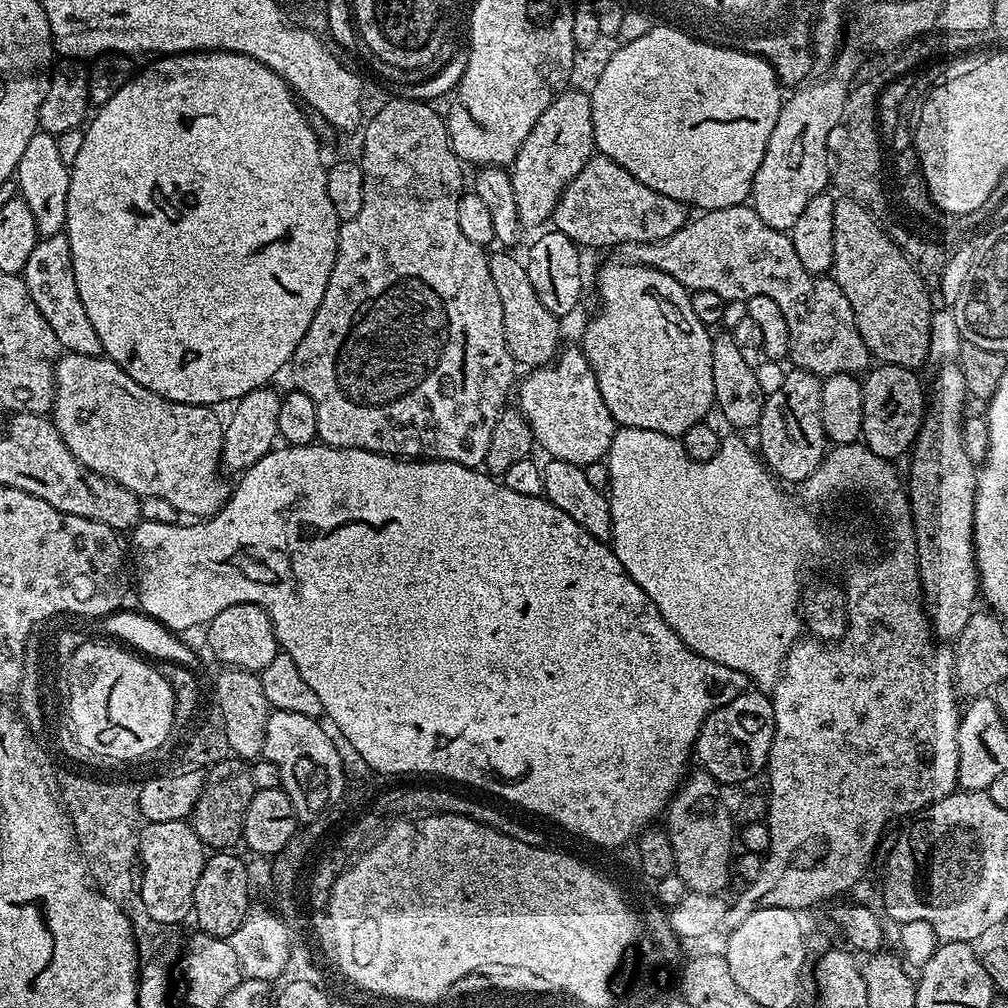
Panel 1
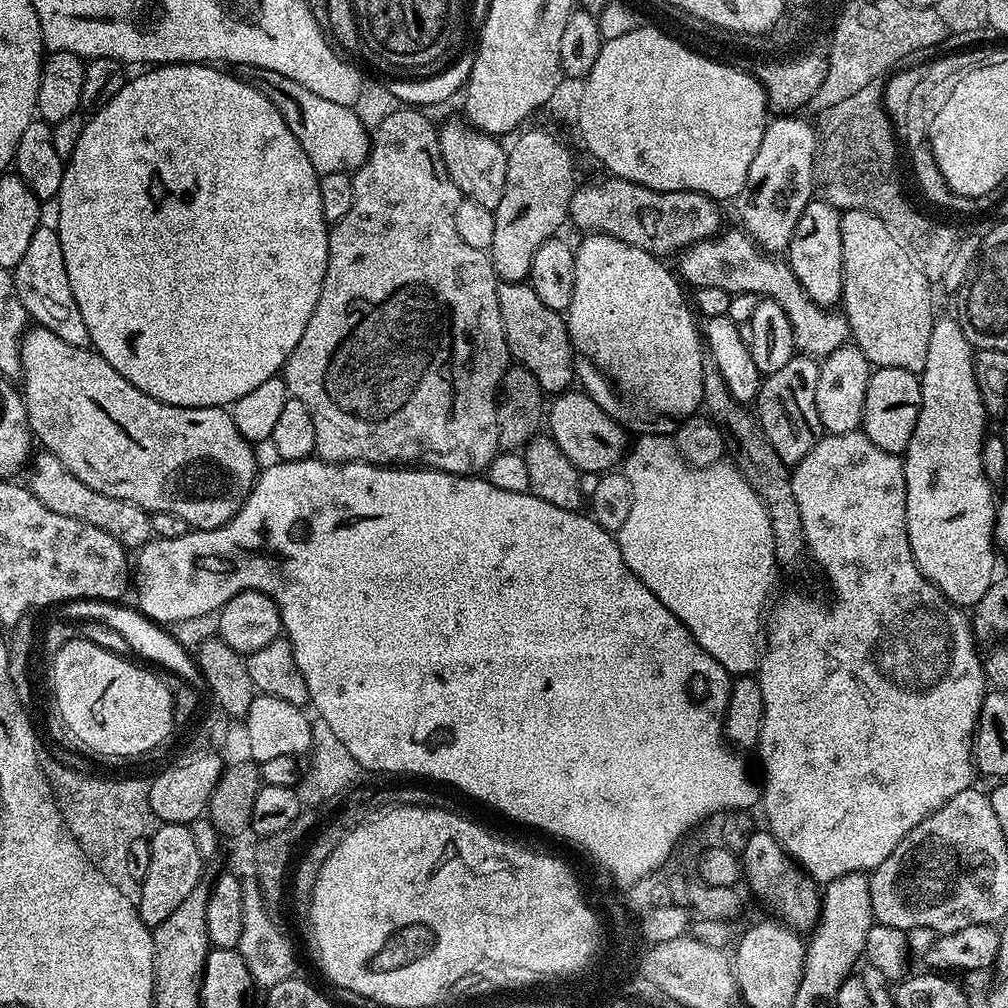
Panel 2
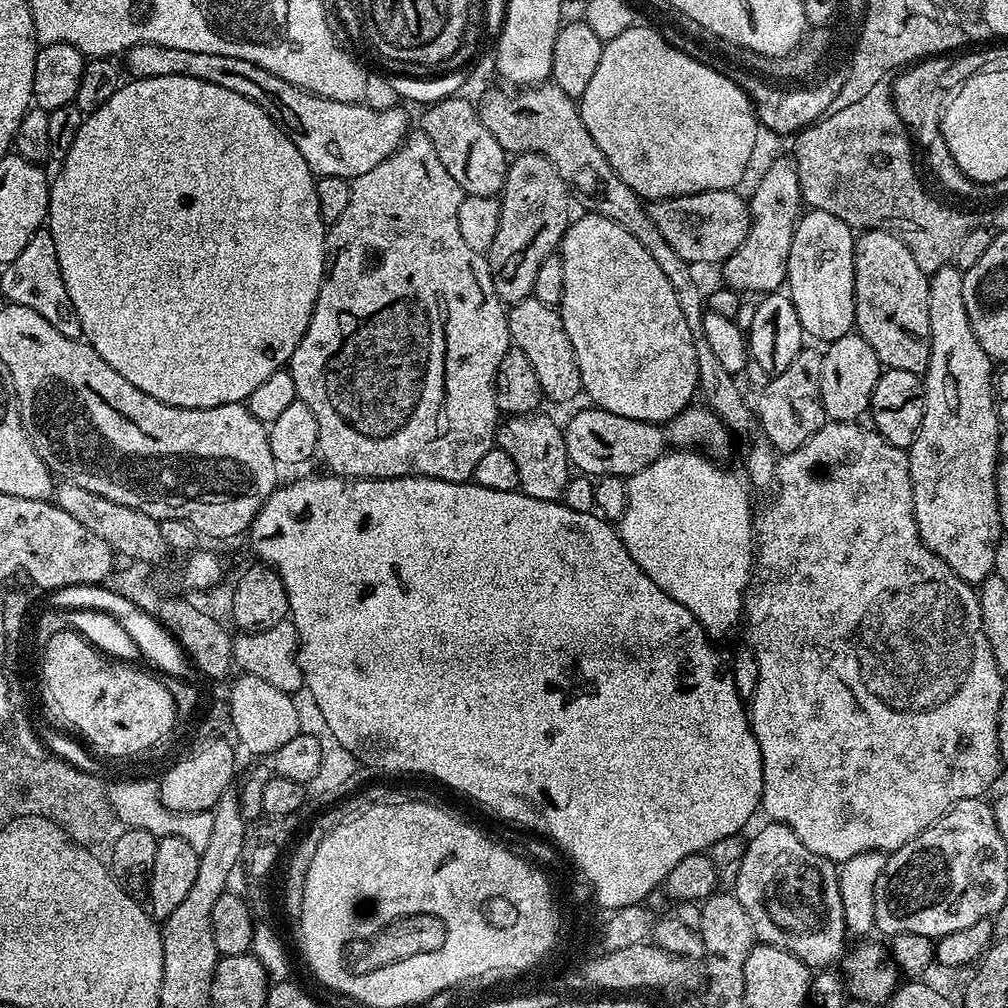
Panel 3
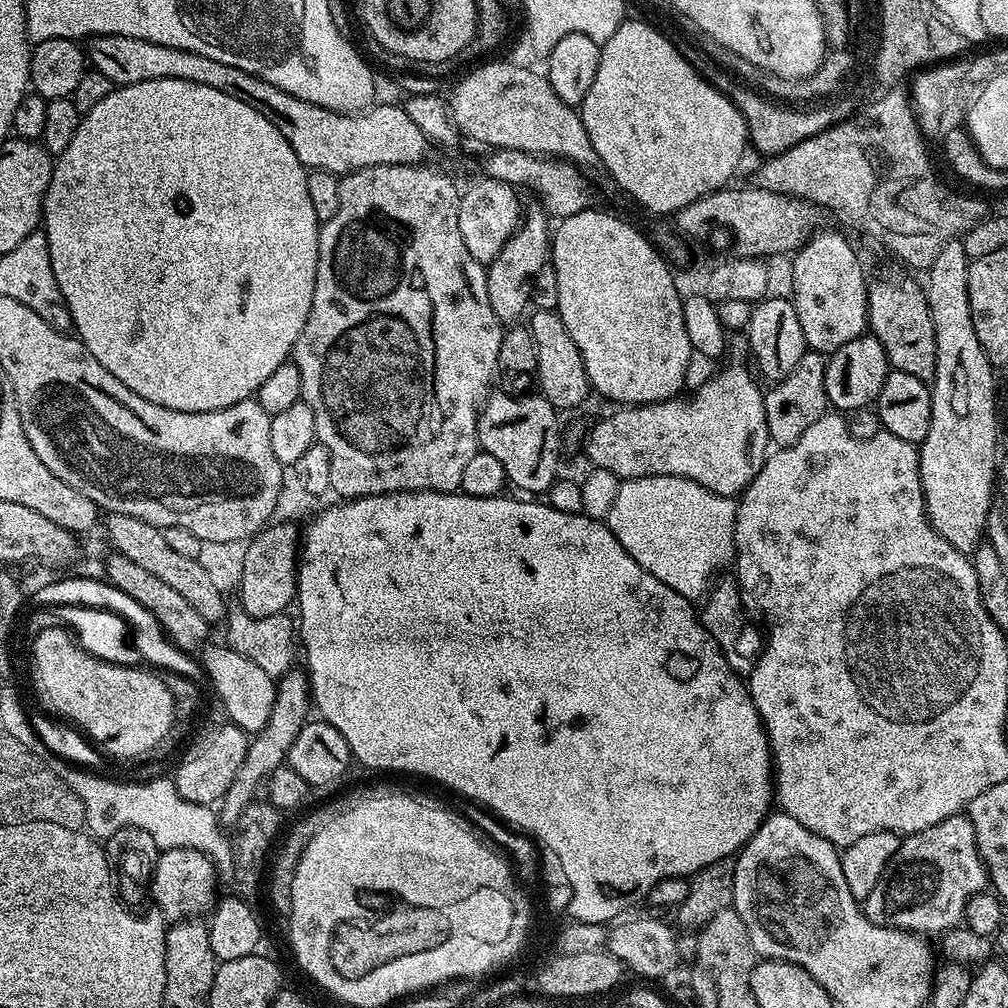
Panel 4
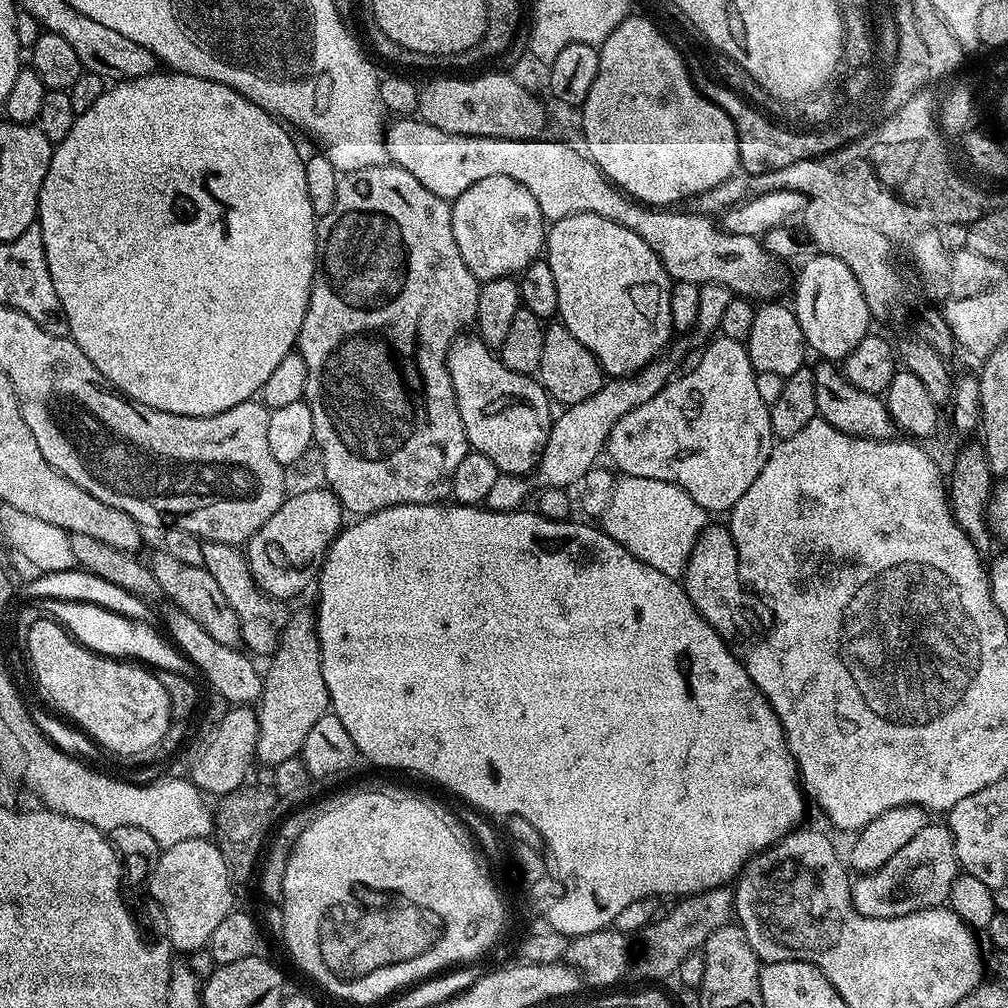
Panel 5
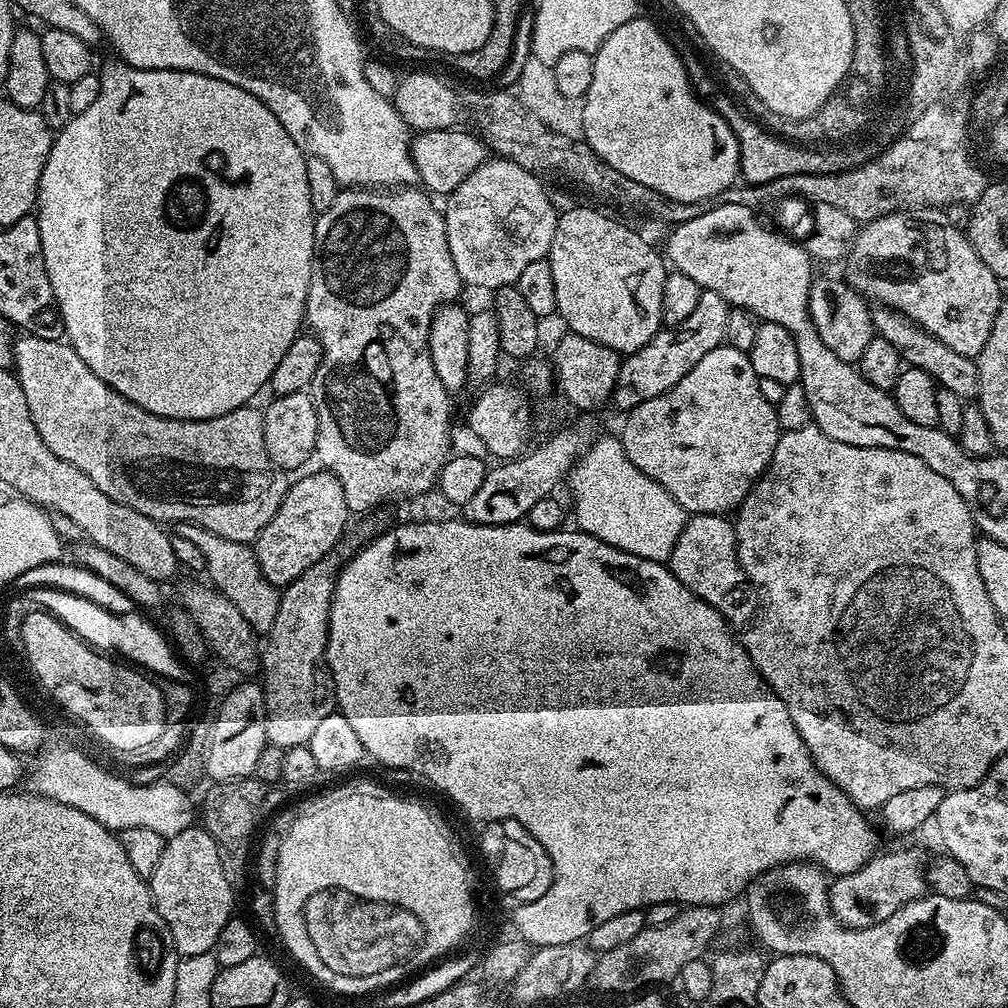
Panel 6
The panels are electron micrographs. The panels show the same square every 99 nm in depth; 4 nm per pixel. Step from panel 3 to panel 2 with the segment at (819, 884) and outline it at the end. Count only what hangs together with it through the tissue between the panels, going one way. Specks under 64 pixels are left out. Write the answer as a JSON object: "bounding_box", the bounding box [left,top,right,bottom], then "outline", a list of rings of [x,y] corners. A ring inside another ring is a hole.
{"bounding_box":[742,830,821,930],"outline":[[[756,830],[742,853],[743,879],[760,900],[772,907],[771,915],[797,930],[811,930],[820,919],[821,889],[767,830]]]}

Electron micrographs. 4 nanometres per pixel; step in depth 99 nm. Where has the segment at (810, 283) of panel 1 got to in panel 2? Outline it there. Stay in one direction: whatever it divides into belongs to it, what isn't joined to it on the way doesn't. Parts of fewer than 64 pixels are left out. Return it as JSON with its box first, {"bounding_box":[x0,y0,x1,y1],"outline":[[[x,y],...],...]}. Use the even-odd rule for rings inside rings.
{"bounding_box":[679,227,849,358],"outline":[[[739,227],[721,231],[708,240],[691,244],[679,253],[679,275],[693,289],[702,286],[722,286],[722,290],[733,294],[753,292],[753,297],[767,298],[778,302],[782,310],[786,310],[786,318],[790,318],[790,326],[794,330],[794,342],[803,355],[823,358],[849,343],[848,319],[843,311],[823,308],[802,290],[802,282],[794,278],[794,270],[787,262],[776,254],[769,254]]]}

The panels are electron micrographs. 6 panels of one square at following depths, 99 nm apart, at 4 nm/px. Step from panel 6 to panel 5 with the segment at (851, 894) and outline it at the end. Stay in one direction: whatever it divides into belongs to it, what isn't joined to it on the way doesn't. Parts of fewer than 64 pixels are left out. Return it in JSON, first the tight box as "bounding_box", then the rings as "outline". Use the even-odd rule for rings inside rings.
{"bounding_box":[851,822,958,918],"outline":[[[930,822],[922,830],[918,830],[918,834],[914,834],[914,838],[910,838],[910,842],[906,842],[906,846],[902,846],[902,850],[898,850],[898,854],[894,854],[894,858],[886,862],[886,866],[882,866],[876,872],[857,875],[851,881],[854,910],[858,910],[858,914],[866,914],[866,918],[898,918],[918,910],[947,905],[950,886],[957,875],[958,859],[952,831],[947,823]]]}

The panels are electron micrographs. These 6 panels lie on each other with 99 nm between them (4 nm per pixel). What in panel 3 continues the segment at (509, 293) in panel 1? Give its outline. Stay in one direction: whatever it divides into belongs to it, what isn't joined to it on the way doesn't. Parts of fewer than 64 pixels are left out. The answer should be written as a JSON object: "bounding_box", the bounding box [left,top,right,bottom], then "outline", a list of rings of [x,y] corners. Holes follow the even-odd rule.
{"bounding_box":[507,296,581,404],"outline":[[[527,296],[522,302],[511,305],[507,309],[508,334],[511,343],[534,366],[534,374],[538,374],[538,386],[545,401],[553,400],[556,404],[568,404],[577,395],[581,395],[578,362],[574,354],[574,346],[570,342],[570,334],[566,334],[566,326],[562,322],[556,308],[546,306],[546,302],[538,302],[535,296]]]}

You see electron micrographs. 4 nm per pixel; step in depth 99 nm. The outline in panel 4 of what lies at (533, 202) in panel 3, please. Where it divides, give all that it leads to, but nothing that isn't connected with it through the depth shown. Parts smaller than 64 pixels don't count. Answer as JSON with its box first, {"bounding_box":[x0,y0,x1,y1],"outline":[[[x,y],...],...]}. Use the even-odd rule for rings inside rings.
{"bounding_box":[486,206,550,326],"outline":[[[533,206],[523,213],[516,233],[506,242],[499,254],[487,265],[486,294],[490,294],[490,307],[499,318],[500,323],[508,326],[524,311],[529,311],[532,304],[534,278],[538,278],[538,270],[542,270],[550,260],[550,217],[543,208]]]}

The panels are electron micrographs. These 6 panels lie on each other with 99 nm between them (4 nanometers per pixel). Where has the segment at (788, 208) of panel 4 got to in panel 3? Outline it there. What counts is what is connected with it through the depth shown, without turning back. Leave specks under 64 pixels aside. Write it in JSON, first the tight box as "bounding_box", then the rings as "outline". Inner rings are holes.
{"bounding_box":[648,188,749,266],"outline":[[[731,188],[722,190],[706,190],[705,192],[695,192],[685,196],[675,196],[665,200],[653,200],[648,208],[648,216],[658,228],[658,234],[666,238],[666,243],[682,258],[686,263],[699,266],[699,264],[713,264],[719,266],[728,260],[731,255],[742,246],[742,242],[748,233],[749,219],[748,206],[745,197],[739,196],[739,191]]]}

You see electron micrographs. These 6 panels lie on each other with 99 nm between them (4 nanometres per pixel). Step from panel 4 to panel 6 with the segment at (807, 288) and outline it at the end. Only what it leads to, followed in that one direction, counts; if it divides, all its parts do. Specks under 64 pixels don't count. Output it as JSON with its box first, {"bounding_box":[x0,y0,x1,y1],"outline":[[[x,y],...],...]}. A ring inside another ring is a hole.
{"bounding_box":[810,275,874,365],"outline":[[[817,275],[810,286],[810,318],[818,338],[842,362],[859,365],[866,346],[870,346],[874,329],[872,326],[872,308],[869,301],[853,290],[847,279],[836,276]]]}

